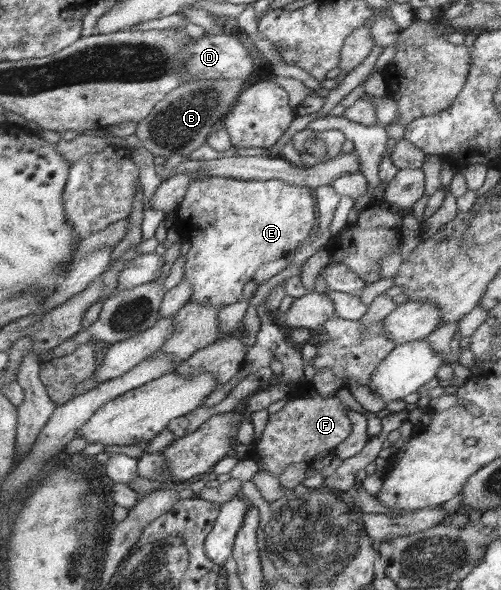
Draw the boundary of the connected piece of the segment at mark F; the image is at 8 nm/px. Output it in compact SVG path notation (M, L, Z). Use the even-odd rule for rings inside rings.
M299 390L297 394L287 399L285 406L278 412L269 414L264 432L258 440L253 441L253 450L247 458L253 459L258 466L258 472L263 471L275 475L277 479L283 470L297 462L305 462L315 458L319 452L333 450L351 434L351 420L347 418L349 408L339 400L337 393L323 396Z

